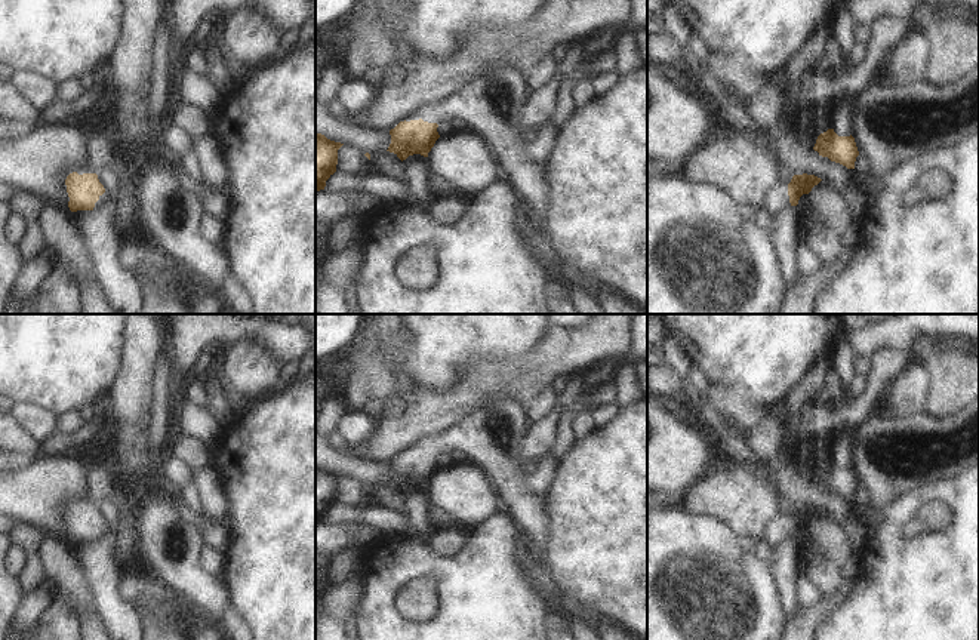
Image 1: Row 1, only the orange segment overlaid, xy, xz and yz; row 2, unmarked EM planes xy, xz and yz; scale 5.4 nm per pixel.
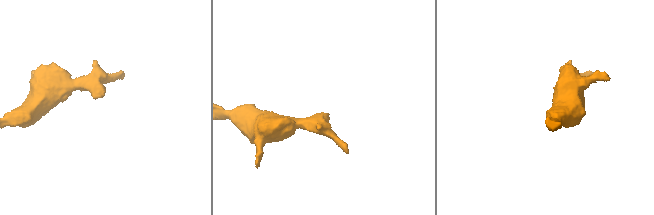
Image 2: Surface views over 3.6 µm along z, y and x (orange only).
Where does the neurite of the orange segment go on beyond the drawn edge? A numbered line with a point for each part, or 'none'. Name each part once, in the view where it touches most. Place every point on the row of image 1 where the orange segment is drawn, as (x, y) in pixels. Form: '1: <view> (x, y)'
1: xy (105, 197).

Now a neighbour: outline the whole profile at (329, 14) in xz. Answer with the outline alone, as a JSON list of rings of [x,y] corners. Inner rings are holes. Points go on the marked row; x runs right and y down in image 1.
[[[315,0],[315,33],[347,22],[363,0]]]

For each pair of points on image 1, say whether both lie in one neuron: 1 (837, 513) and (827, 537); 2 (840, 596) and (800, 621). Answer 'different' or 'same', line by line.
1: different
2: same

